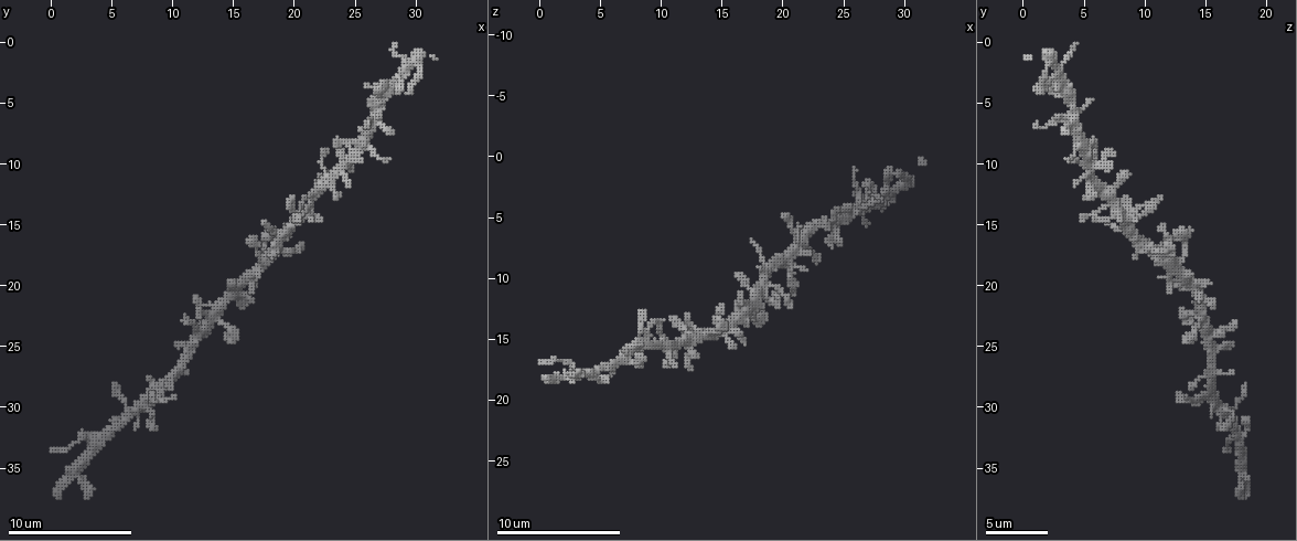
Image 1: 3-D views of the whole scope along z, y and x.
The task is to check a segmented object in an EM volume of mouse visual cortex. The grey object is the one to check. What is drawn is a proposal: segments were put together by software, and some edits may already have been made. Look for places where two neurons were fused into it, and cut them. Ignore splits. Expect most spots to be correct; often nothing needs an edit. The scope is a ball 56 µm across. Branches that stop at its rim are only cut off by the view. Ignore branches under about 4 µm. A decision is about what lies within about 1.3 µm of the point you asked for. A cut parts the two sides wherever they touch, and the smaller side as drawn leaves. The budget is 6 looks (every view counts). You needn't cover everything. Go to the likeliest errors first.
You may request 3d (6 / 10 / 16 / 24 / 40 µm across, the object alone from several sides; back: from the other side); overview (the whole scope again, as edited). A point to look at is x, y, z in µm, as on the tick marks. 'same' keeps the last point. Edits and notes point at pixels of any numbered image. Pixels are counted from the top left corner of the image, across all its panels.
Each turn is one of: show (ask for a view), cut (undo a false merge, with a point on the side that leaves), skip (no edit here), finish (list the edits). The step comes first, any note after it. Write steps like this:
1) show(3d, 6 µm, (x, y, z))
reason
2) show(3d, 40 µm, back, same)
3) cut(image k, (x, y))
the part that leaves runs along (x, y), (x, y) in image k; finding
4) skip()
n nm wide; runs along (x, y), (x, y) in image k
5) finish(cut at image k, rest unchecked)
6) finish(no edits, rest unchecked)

show(3d, 6 µm, (20.6, 14.2, 8.4))
thin arm on a thick one

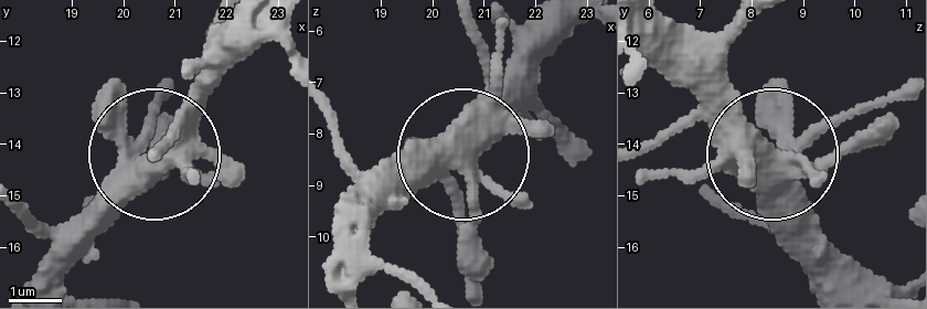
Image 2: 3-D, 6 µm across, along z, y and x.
skip()
450 nm wide; runs along (873, 286), (777, 159), (882, 115) in image 2; all the same neuron

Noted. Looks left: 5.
show(3d, 10 µm, (13.4, 22.6, 14.8))
four-way junction

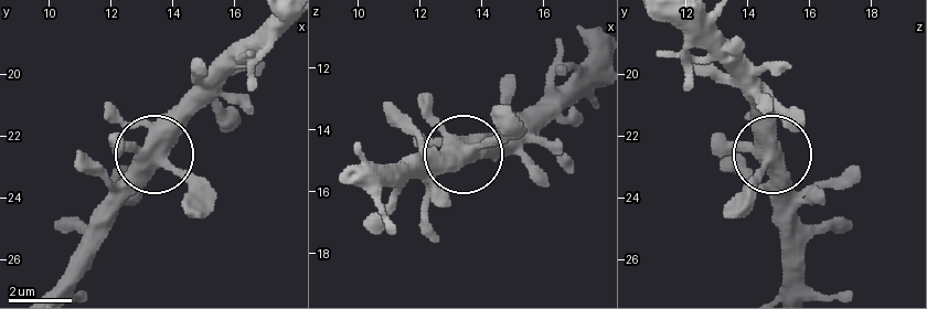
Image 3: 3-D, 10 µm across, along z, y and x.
show(3d, 6 µm, (13.5, 22.8, 14.8))

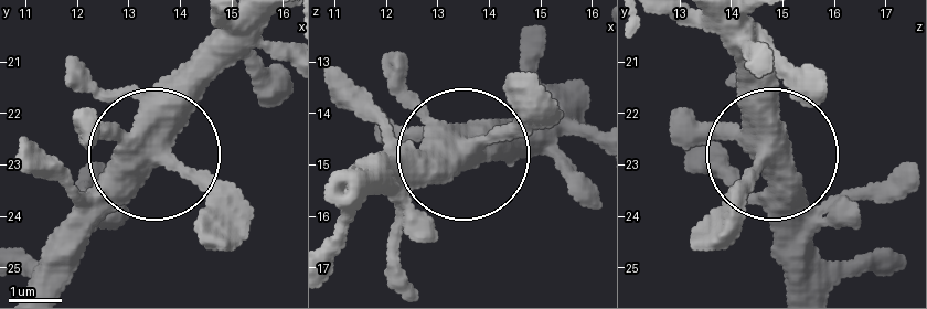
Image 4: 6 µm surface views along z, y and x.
skip()
runs along (572, 84), (476, 150), (554, 102) in image 4; one neuron here

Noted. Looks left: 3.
show(3d, 6 µm, (7.4, 30.4, 17.0))
small branch off a trunk

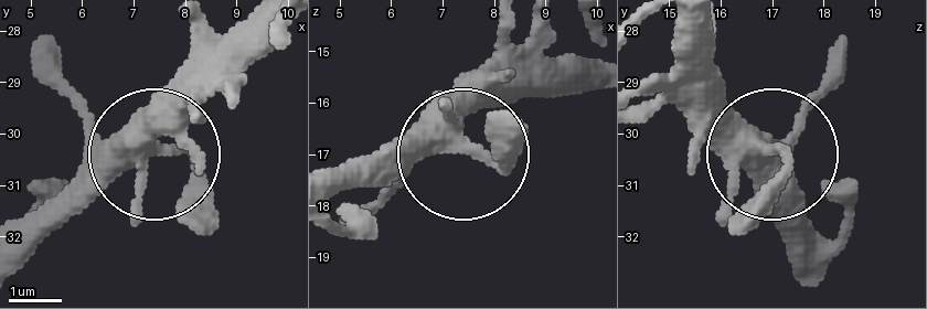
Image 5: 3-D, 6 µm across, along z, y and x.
skip()
runs along (681, 19), (734, 125), (782, 163), (782, 190), (752, 225) in image 5; one neuron here

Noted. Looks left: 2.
finish(no edits, rest unchecked)

